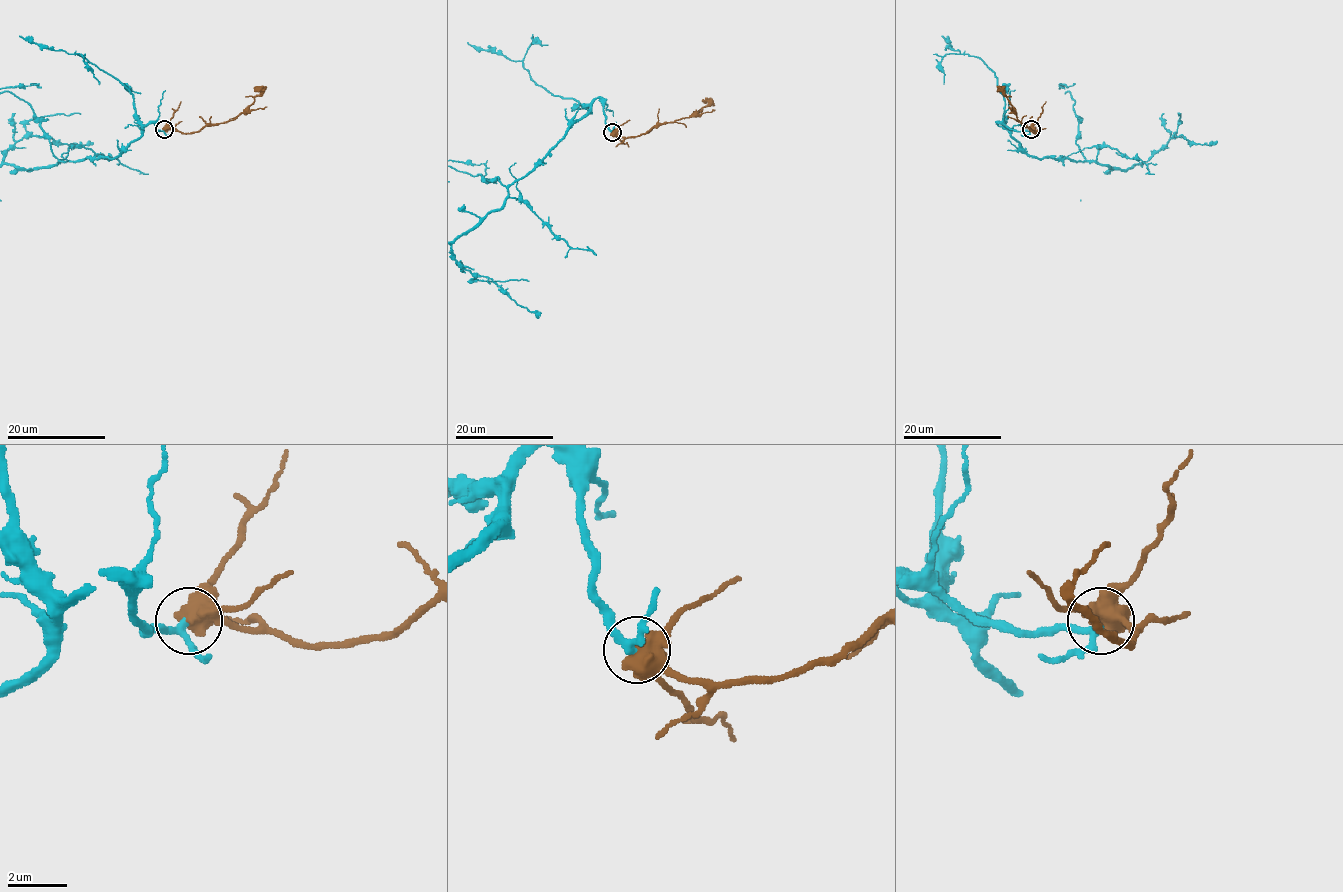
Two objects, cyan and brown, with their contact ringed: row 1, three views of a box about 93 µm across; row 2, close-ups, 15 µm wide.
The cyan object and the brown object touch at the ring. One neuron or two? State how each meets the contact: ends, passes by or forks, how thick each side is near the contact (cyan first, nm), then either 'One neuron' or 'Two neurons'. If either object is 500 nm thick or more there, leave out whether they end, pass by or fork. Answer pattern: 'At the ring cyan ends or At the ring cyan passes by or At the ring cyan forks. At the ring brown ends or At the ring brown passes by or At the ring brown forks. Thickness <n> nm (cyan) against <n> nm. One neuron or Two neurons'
Thickness 200 nm (cyan) against 550 nm. One neuron

